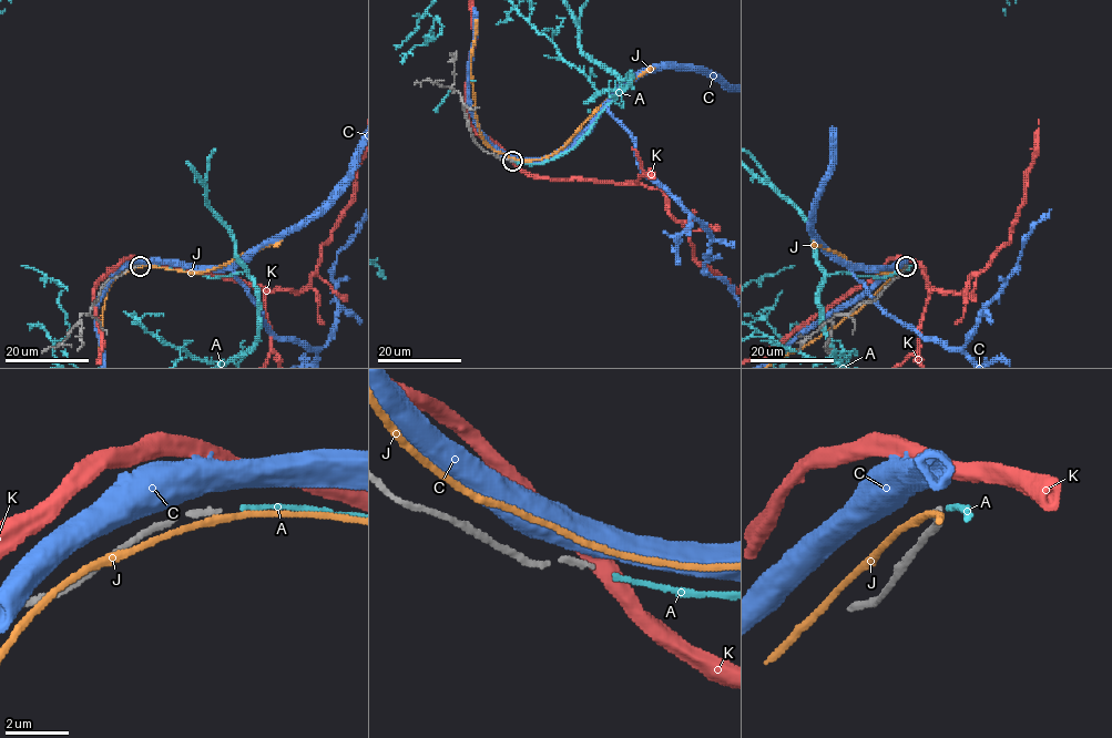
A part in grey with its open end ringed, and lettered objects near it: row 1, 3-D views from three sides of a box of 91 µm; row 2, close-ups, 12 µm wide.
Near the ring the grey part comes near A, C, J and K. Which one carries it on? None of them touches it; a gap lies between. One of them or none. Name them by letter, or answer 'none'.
A

